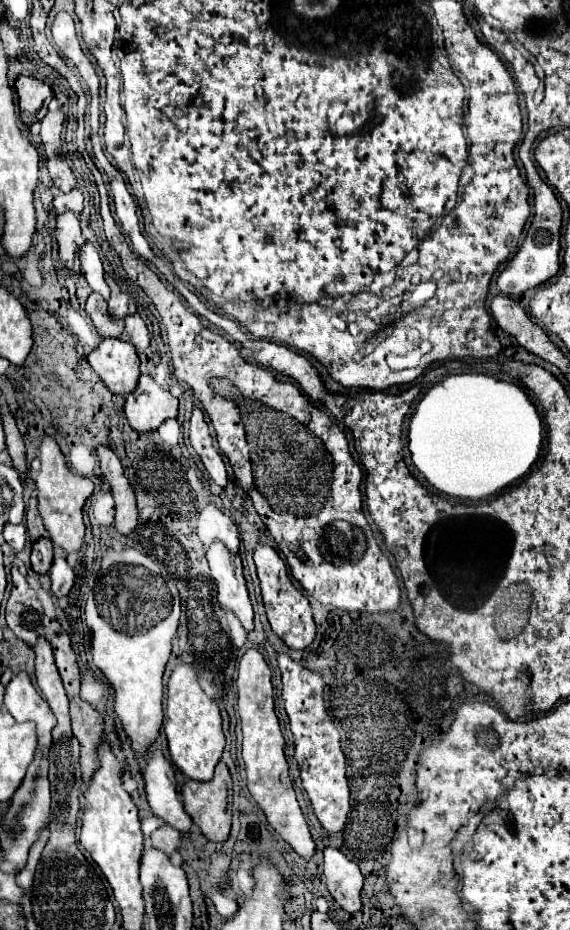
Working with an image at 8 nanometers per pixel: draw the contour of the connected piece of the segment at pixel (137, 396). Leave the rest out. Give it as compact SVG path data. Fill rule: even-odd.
M143 373L135 391L125 399L125 415L135 431L155 431L165 419L177 415L177 399Z

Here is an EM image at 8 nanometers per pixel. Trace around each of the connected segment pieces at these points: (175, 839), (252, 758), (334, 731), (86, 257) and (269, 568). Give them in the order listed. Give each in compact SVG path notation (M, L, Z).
M163 825L151 833L151 843L165 855L173 855L181 843L181 833L171 825Z
M249 647L239 663L239 677L237 677L237 689L239 689L239 717L242 726L242 750L241 755L245 761L247 771L247 787L251 797L257 801L257 805L263 809L267 821L275 831L281 833L281 837L305 859L309 859L315 851L315 843L311 839L309 827L305 823L305 817L301 813L301 807L295 797L295 789L289 779L289 765L285 759L285 739L279 731L279 721L273 711L273 685L271 685L271 671L263 659L263 655Z
M287 653L277 655L281 677L283 677L283 701L289 715L289 725L295 737L295 759L301 771L303 789L307 791L313 813L327 831L341 831L349 815L349 785L347 785L347 761L341 751L341 737L335 721L325 709L323 701L323 677L295 663Z
M89 241L81 247L81 273L85 275L85 279L87 279L87 283L93 291L101 293L105 299L109 297L109 287L105 283L105 272L101 257Z
M257 545L253 553L257 575L261 581L261 595L265 603L265 613L271 623L271 629L291 647L291 649L305 649L315 639L315 623L311 615L309 599L293 585L293 581L287 575L285 561L279 557L279 553L269 545Z

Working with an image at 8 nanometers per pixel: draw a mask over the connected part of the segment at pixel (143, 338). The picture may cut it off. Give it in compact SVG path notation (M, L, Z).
M135 313L135 315L127 315L125 317L125 329L121 333L123 341L129 341L131 345L135 345L137 351L143 351L149 347L149 331L145 321Z

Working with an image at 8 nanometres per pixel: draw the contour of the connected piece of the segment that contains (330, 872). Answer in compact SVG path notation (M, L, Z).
M325 847L323 853L325 853L323 875L329 893L345 911L355 913L361 907L361 889L363 889L363 875L357 863L353 863L339 849L333 847Z

